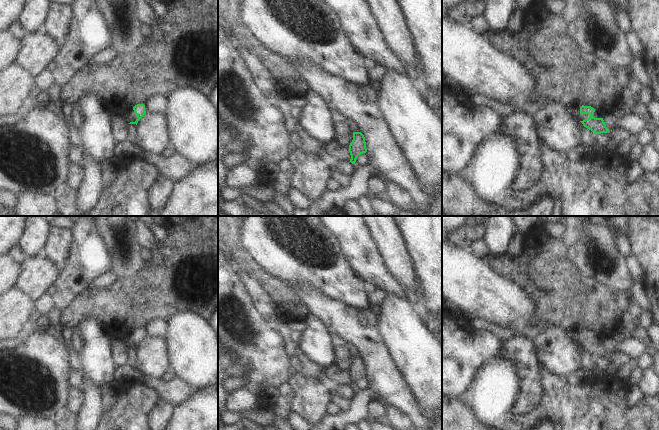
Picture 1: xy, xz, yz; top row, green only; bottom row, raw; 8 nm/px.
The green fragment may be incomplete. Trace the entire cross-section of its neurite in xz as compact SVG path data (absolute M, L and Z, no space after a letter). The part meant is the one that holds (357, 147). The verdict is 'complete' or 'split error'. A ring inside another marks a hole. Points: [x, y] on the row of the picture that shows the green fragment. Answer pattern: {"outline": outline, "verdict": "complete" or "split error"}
{"outline": "M353 132L353 140L349 145L349 152L352 164L355 164L359 155L367 152L365 137L361 132Z", "verdict": "complete"}

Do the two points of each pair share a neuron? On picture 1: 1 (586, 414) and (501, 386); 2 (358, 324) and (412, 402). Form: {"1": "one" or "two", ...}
{"1": "one", "2": "one"}

